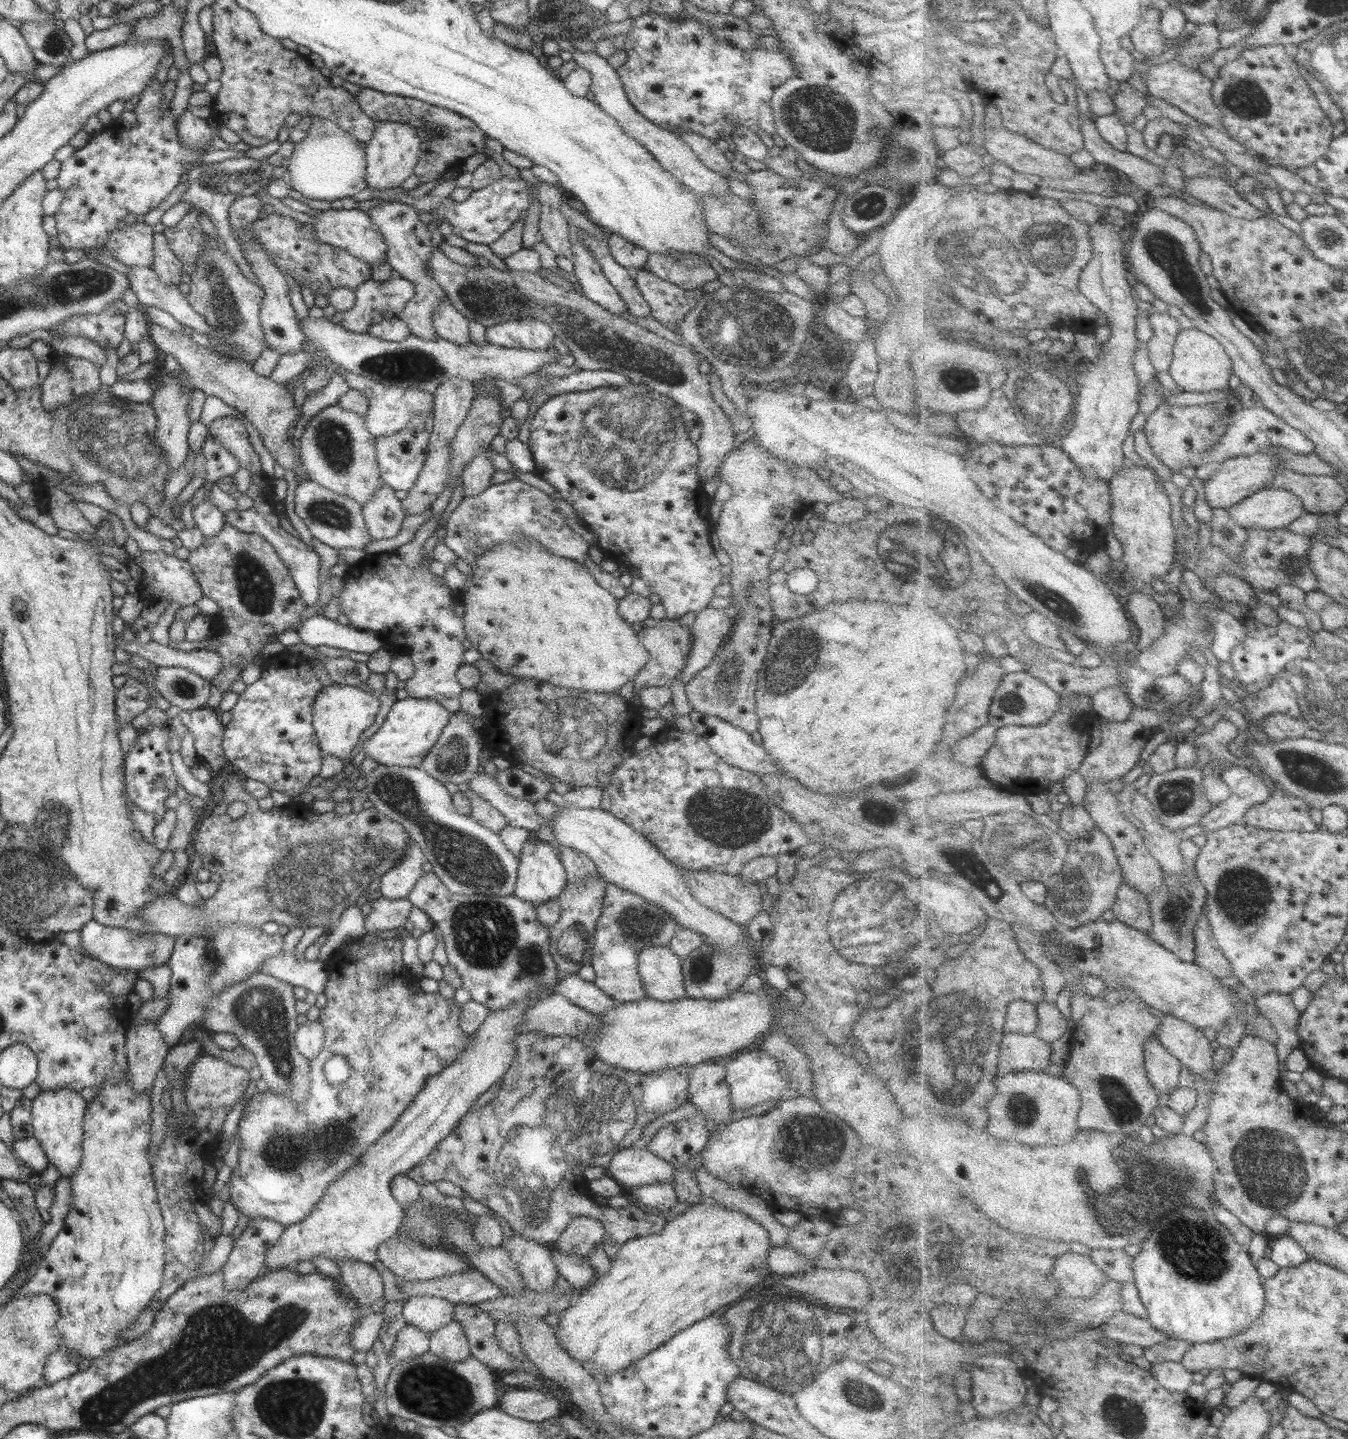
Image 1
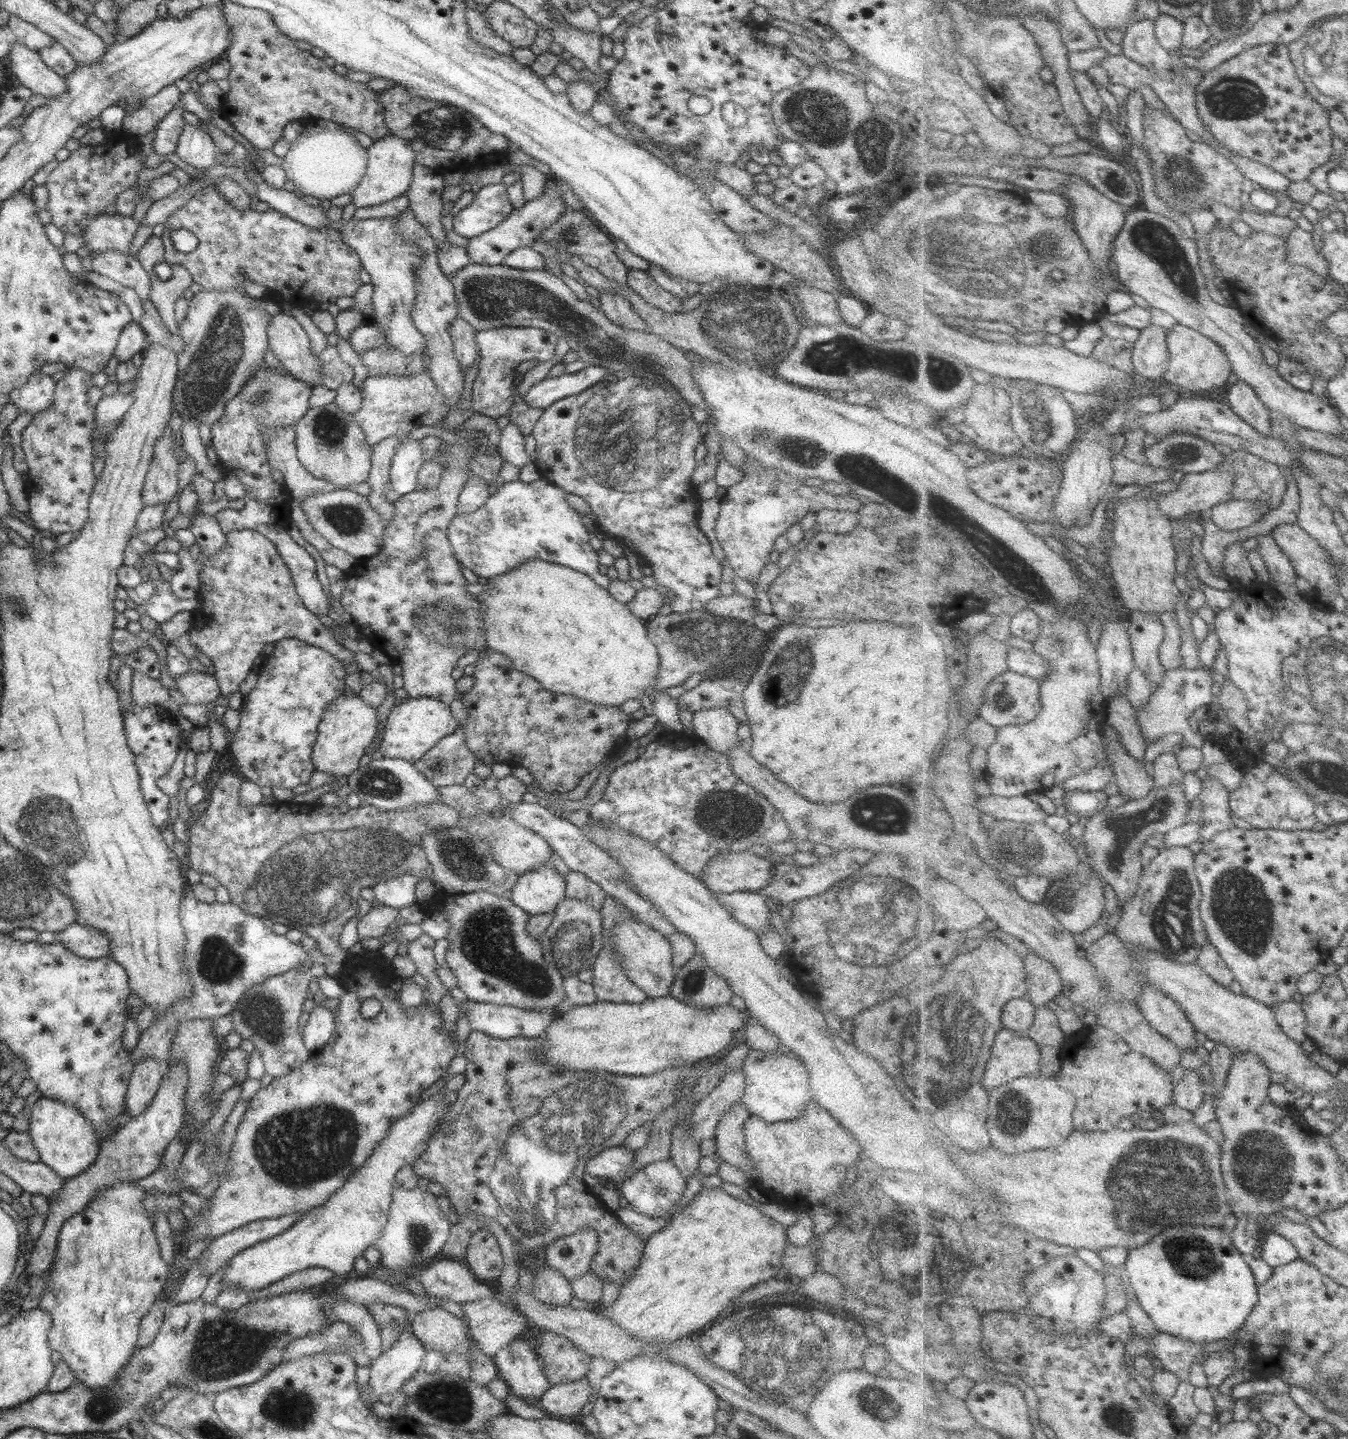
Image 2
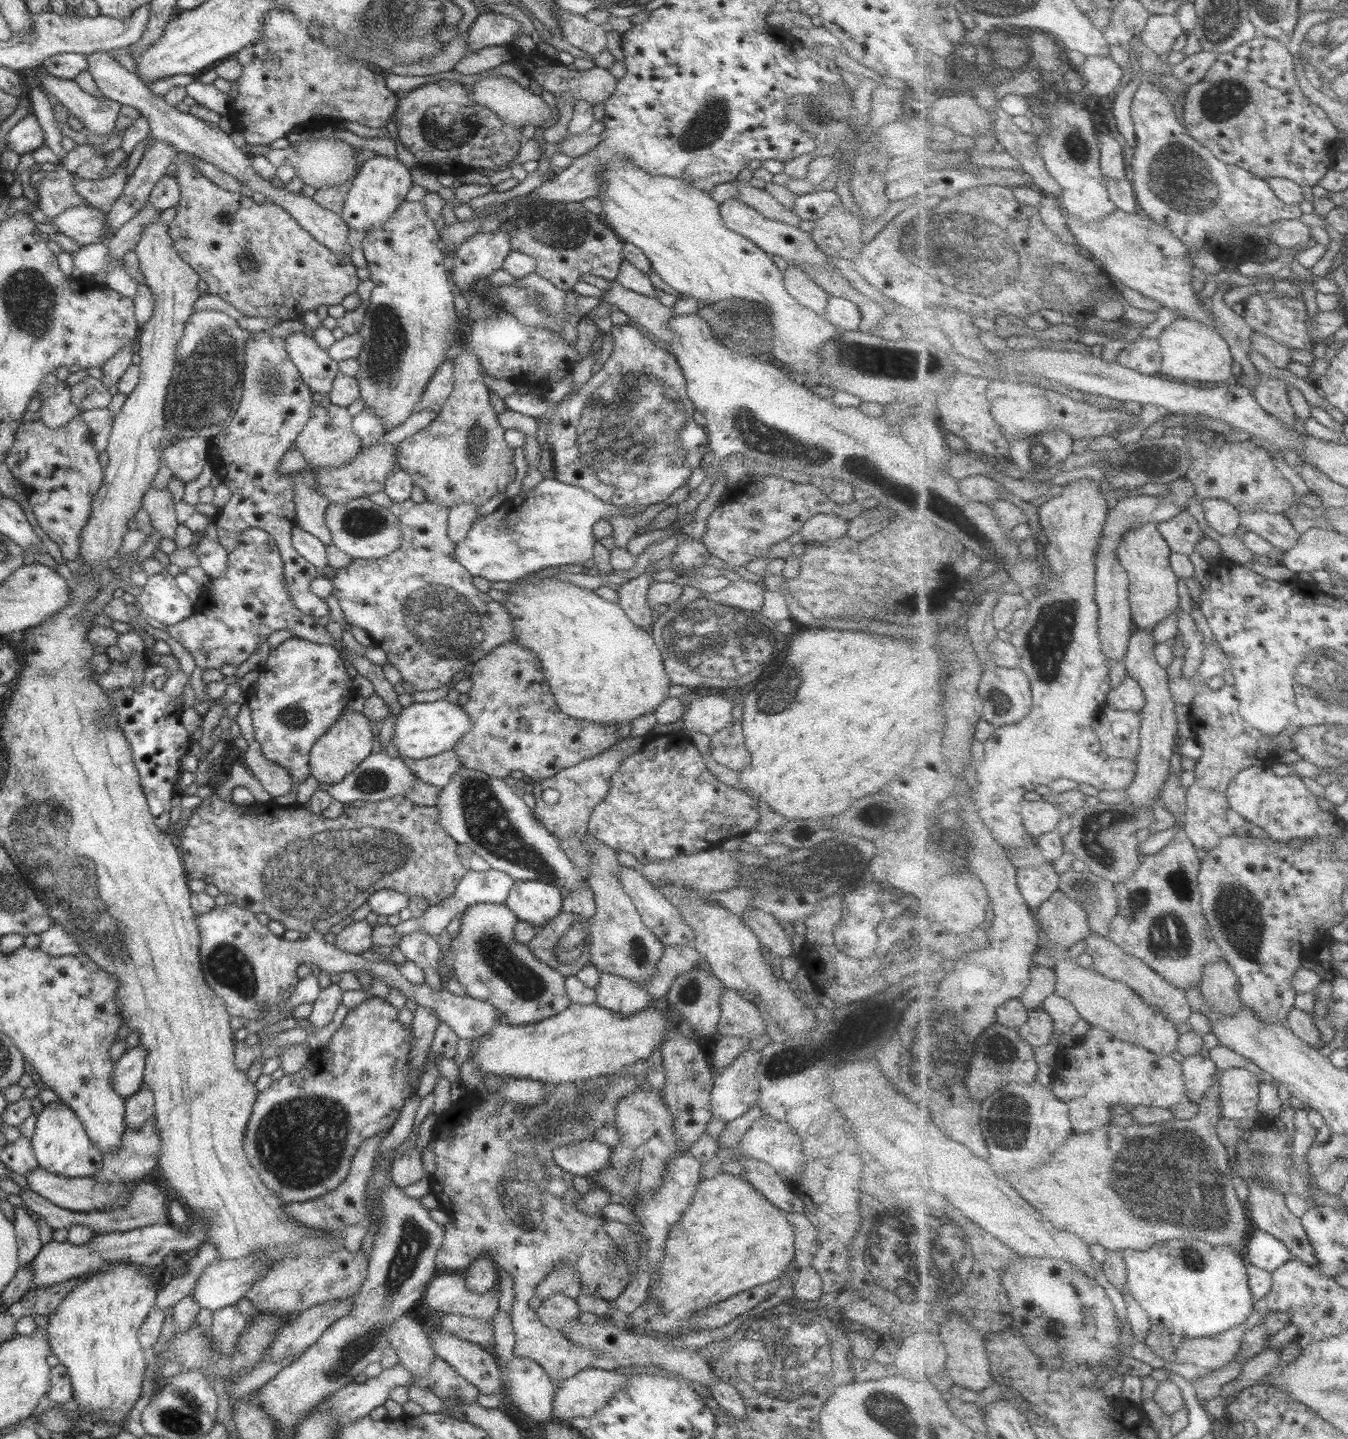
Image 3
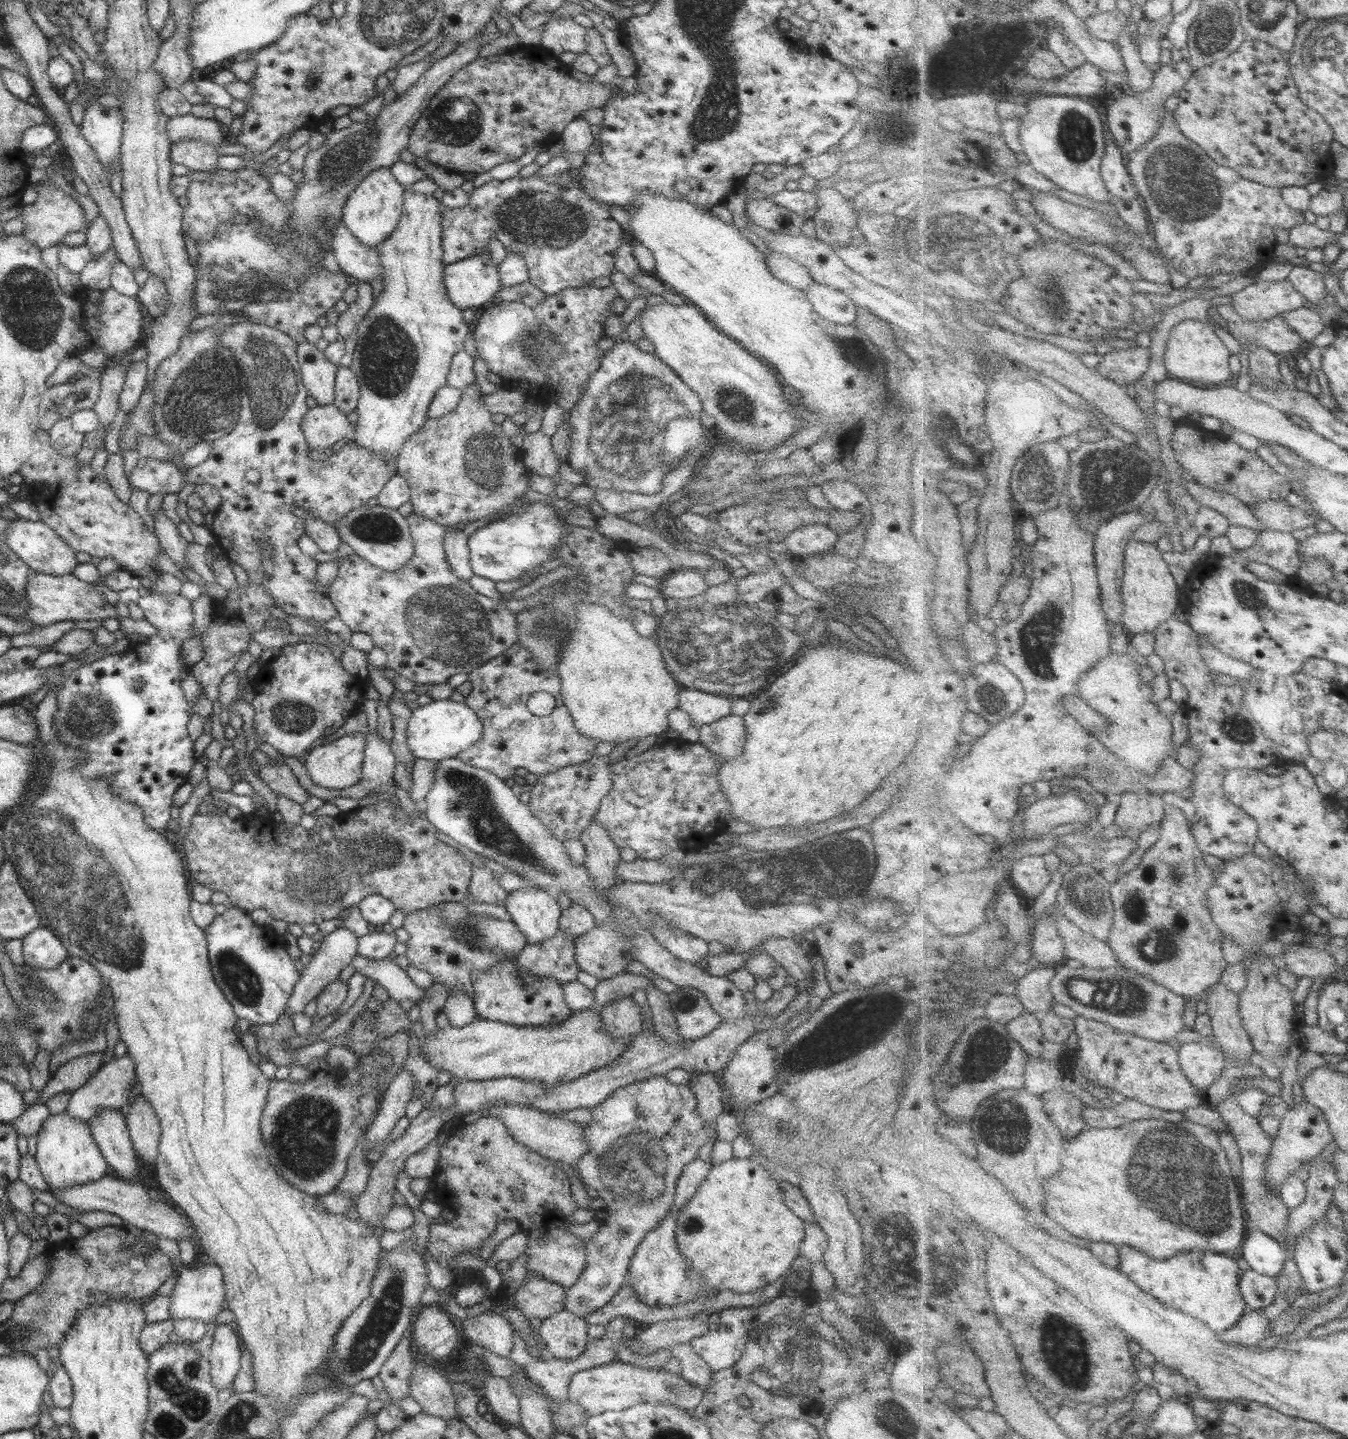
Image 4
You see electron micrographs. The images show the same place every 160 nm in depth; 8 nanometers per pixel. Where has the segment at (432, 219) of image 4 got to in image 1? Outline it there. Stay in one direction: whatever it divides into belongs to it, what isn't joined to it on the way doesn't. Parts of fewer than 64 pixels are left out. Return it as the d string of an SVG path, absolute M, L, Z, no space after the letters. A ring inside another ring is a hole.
M330 209L320 211L311 215L316 239L324 244L330 244L341 249L346 249L357 259L370 263L372 268L378 265L382 260L387 261L386 244L383 243L382 235L374 229L374 225L366 212L360 209Z

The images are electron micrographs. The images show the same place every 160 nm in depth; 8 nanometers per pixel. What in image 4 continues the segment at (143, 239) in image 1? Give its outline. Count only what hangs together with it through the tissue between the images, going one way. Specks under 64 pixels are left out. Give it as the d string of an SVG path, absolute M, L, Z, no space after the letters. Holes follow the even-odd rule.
M62 161L58 165L54 163L52 165L56 165L58 169L48 173L38 182L38 198L32 204L23 206L22 214L17 216L25 223L22 236L25 236L26 240L32 241L41 250L60 244L62 238L68 234L80 233L80 231L85 233L89 228L89 226L86 226L87 216L82 205L63 190L49 186L49 178L52 175L61 174L68 176L66 170L64 170L64 165L62 166Z

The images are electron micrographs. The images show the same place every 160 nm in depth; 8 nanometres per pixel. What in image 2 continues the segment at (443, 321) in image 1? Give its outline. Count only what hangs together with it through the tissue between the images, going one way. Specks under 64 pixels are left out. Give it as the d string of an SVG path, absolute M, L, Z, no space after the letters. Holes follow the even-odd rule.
M460 315L449 324L449 335L452 339L453 349L457 361L463 370L463 374L479 356L476 333L477 330Z

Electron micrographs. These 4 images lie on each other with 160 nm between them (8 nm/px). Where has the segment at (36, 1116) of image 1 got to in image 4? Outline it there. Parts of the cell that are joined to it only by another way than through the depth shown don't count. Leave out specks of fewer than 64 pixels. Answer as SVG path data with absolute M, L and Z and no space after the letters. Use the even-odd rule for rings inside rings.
M68 1111L50 1115L44 1121L37 1134L35 1159L44 1180L54 1190L68 1190L72 1186L82 1186L112 1174L109 1164L92 1138L89 1125Z

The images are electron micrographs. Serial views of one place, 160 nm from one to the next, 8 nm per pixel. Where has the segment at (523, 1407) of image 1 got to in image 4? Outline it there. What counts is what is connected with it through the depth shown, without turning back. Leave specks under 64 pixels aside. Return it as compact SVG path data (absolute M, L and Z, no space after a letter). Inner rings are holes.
M617 1361L577 1372L571 1376L568 1392L568 1400L582 1405L586 1417L608 1411L622 1411L634 1405L644 1404L644 1402L662 1402L662 1404L676 1406L682 1410L695 1410L702 1402L704 1394L704 1390L696 1384L684 1380L681 1375L678 1375L676 1388L672 1388L670 1374Z

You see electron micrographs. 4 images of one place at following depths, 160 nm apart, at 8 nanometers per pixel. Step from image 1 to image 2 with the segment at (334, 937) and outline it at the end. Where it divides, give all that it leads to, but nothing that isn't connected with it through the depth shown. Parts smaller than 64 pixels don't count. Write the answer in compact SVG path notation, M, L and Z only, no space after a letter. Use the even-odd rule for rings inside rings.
M314 964L309 970L294 968L266 980L263 985L246 988L244 995L231 1010L233 1030L240 1034L243 1040L250 1040L256 1050L260 1051L265 1073L272 1078L291 1073L312 1056L304 1045L298 1020L303 1012L302 1004L308 997L310 981L324 977L328 977L325 966Z

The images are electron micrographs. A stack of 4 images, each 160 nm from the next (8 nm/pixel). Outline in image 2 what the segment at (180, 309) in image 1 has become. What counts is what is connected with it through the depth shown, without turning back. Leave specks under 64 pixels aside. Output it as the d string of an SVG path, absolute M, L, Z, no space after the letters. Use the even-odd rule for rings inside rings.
M111 250L98 252L96 258L89 258L87 263L94 272L134 289L142 300L151 298L150 275L136 257Z

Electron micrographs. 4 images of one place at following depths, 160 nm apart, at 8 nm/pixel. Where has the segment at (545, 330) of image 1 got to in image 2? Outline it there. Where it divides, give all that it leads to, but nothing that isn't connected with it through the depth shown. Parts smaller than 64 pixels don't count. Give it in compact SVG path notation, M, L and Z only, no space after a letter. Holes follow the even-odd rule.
M506 326L494 329L482 329L476 333L476 344L482 359L478 365L478 376L473 382L472 408L484 416L500 418L510 416L514 402L513 392L516 383L511 373L514 368L526 360L539 360L541 363L554 356L557 336L551 332L534 327Z

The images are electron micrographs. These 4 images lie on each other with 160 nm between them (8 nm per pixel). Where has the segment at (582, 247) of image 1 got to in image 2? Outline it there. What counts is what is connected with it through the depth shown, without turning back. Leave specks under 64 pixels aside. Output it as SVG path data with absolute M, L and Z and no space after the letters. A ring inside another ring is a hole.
M600 289L598 298L601 309L614 324L625 329L650 332L651 328L647 322L642 320L642 317L634 310L632 303L620 293Z

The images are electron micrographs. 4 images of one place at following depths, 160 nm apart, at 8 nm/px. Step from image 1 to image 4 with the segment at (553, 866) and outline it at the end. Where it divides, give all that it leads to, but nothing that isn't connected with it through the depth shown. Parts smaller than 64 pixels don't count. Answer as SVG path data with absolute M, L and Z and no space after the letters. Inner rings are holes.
M528 885L508 893L505 902L511 922L526 936L528 945L544 942L560 930L563 909L551 891Z

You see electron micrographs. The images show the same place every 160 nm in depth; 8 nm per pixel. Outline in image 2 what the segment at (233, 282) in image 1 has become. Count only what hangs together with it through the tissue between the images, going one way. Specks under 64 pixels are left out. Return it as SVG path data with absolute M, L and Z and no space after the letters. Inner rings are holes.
M216 289L215 291L200 290L193 298L188 299L188 310L185 319L179 326L180 341L187 344L177 355L178 374L173 392L174 405L183 420L196 418L198 424L212 426L224 412L226 403L234 398L248 380L263 367L264 352L268 352L268 323L271 316L266 312L266 298L250 297L240 289Z

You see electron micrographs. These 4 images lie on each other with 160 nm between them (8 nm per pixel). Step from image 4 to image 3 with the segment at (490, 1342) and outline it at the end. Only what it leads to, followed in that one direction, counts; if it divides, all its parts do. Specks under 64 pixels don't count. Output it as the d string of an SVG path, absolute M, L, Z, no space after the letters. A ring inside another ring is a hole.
M442 1271L435 1274L427 1284L423 1296L426 1298L426 1306L431 1309L445 1314L459 1315L462 1313L475 1319L482 1319L493 1326L493 1318L495 1317L496 1309L499 1308L499 1296L496 1294L498 1291L500 1290L496 1287L483 1293L474 1292L466 1286L464 1275Z

